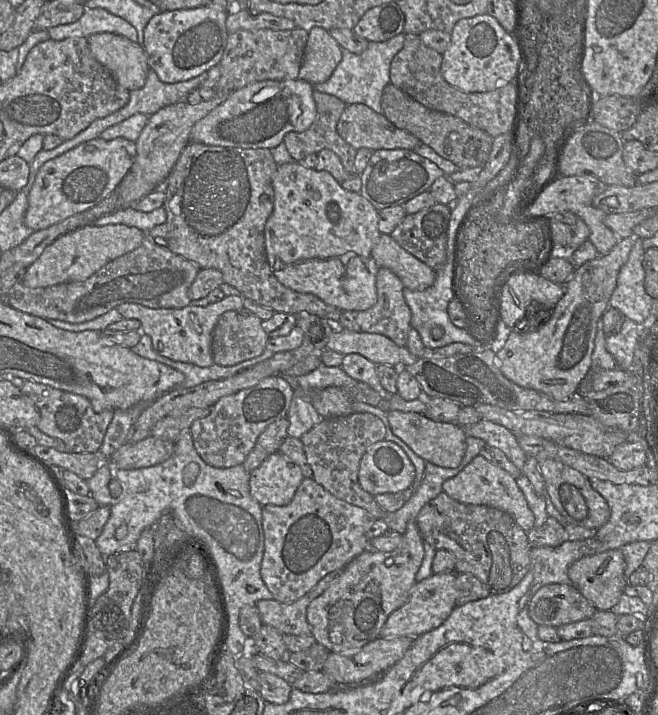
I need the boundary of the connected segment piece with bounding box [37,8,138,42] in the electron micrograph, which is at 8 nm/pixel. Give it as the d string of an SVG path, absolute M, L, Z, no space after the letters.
M103 8L85 9L83 15L73 23L37 31L47 32L55 41L70 37L88 38L93 34L104 32L124 36L133 42L138 39L136 29L129 22Z

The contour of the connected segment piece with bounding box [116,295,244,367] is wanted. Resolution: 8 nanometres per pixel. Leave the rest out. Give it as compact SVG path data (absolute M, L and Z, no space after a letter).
M225 296L221 301L207 306L192 304L179 309L152 309L136 303L123 303L116 310L124 319L140 321L142 334L151 338L153 349L173 361L190 363L199 367L209 367L213 362L211 343L212 333L217 320L226 311L243 308L243 296Z

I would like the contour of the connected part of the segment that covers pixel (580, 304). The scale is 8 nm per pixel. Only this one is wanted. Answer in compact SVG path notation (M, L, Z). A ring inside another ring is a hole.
M634 236L620 239L607 255L598 256L575 269L564 285L564 295L549 319L538 329L532 330L533 325L525 327L525 323L531 320L521 319L508 330L495 351L499 368L505 377L521 387L539 391L557 401L565 400L577 391L592 365L598 322L609 307L619 271L628 260L633 245Z

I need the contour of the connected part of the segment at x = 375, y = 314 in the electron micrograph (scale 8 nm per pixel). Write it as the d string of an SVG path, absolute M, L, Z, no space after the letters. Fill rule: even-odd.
M379 268L376 275L376 303L363 311L341 311L336 328L381 334L391 339L396 345L404 347L411 327L411 311L403 296L404 288L401 280L391 270Z

